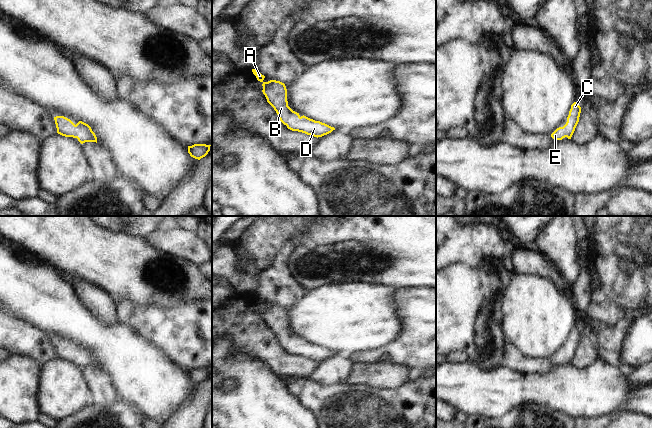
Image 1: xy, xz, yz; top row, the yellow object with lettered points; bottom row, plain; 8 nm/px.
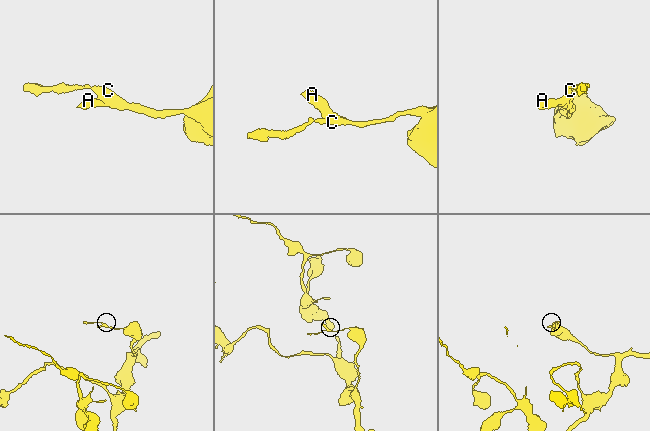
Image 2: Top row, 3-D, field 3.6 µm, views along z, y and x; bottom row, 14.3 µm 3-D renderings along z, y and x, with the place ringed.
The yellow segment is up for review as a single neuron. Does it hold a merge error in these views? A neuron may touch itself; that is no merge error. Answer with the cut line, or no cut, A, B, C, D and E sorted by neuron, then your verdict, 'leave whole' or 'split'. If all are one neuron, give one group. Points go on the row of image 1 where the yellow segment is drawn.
no cut; A B C D E; leave whole

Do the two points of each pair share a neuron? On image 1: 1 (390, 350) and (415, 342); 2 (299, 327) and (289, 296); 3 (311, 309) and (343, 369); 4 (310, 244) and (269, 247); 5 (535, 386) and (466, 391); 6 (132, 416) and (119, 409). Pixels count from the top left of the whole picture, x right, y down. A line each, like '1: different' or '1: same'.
1: same
2: different
3: different
4: same
5: same
6: same

